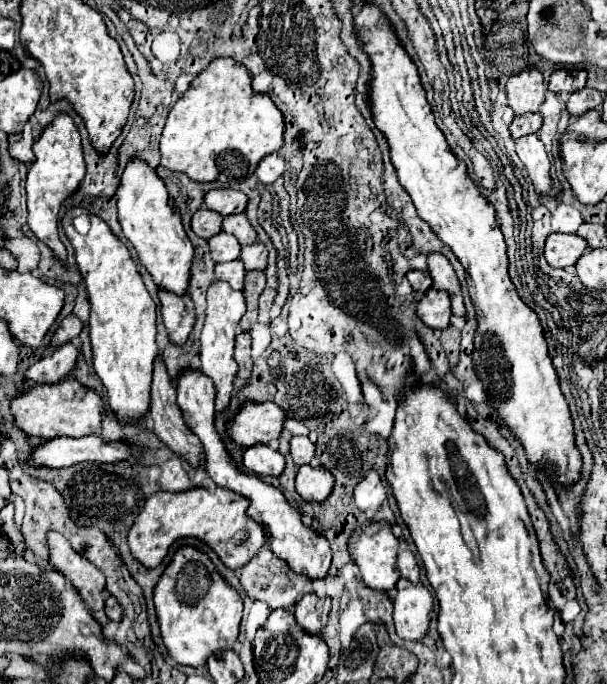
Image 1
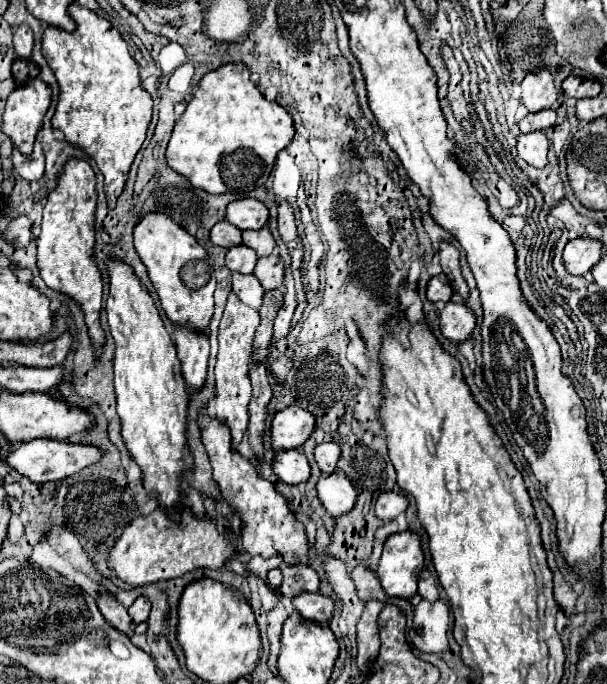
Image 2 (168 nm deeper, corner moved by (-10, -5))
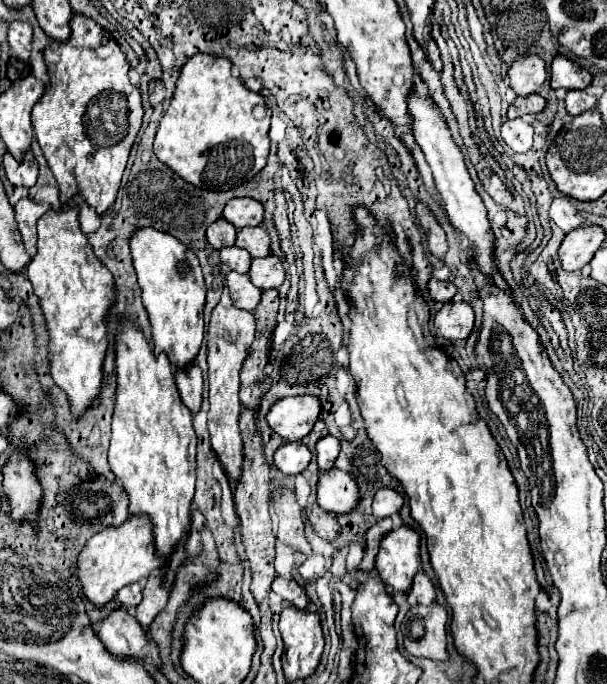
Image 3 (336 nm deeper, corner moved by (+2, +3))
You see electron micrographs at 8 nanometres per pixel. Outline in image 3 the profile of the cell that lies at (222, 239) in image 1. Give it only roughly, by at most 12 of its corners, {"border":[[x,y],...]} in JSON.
{"border":[[220,248],[224,268],[246,274],[252,256],[244,248]]}

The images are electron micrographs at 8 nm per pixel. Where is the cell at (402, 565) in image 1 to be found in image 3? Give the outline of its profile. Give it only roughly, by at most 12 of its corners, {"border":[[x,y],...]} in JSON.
{"border":[[424,572],[414,576],[418,604],[434,602],[436,590]]}

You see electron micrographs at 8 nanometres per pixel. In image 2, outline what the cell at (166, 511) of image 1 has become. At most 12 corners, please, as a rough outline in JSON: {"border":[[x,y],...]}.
{"border":[[190,508],[132,520],[108,552],[130,586],[222,568],[238,534]]}

